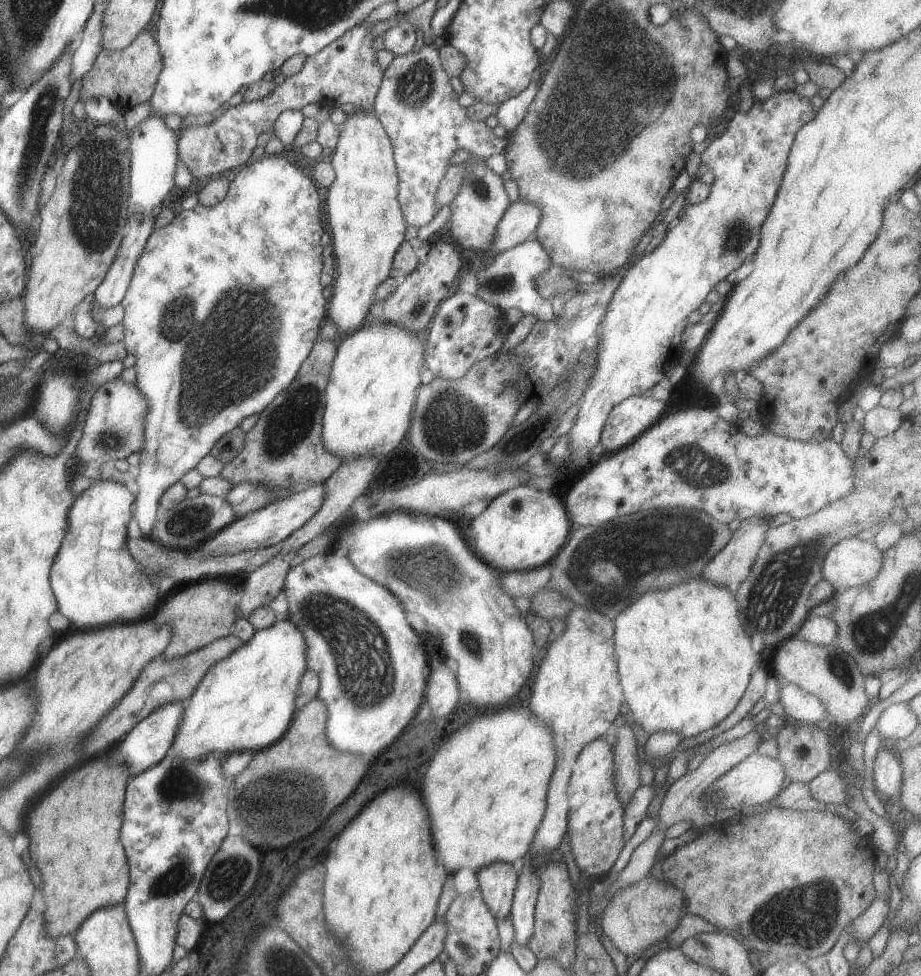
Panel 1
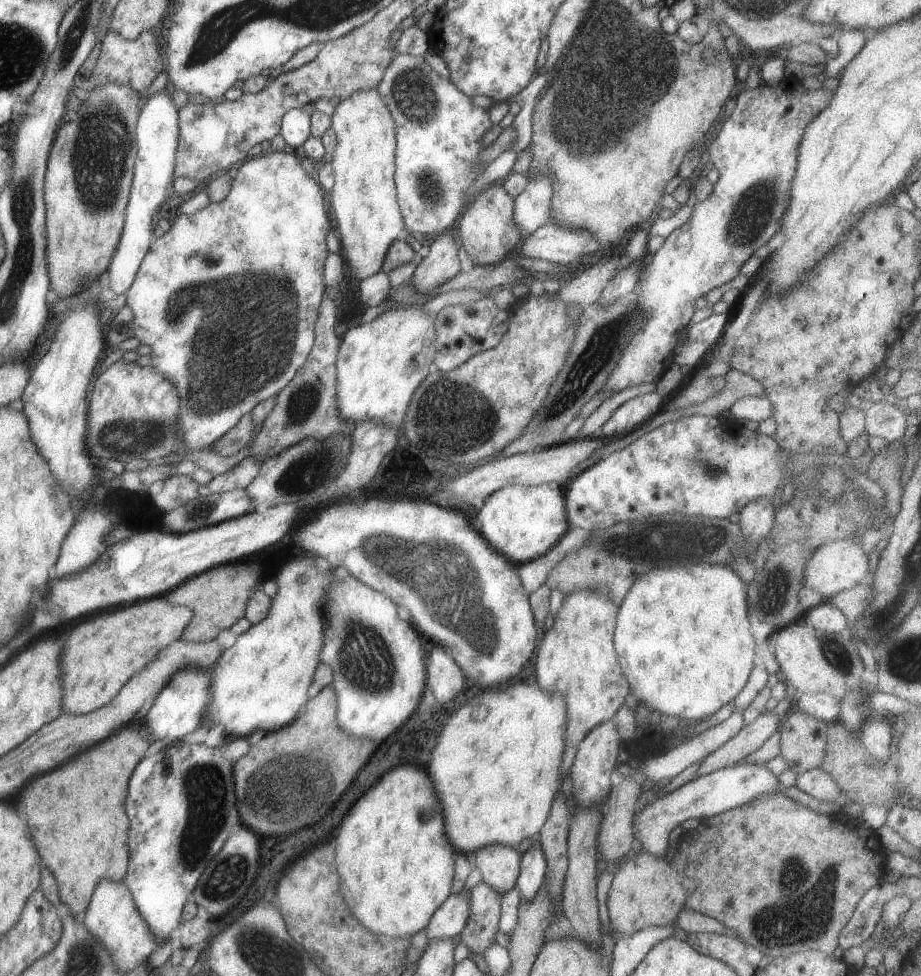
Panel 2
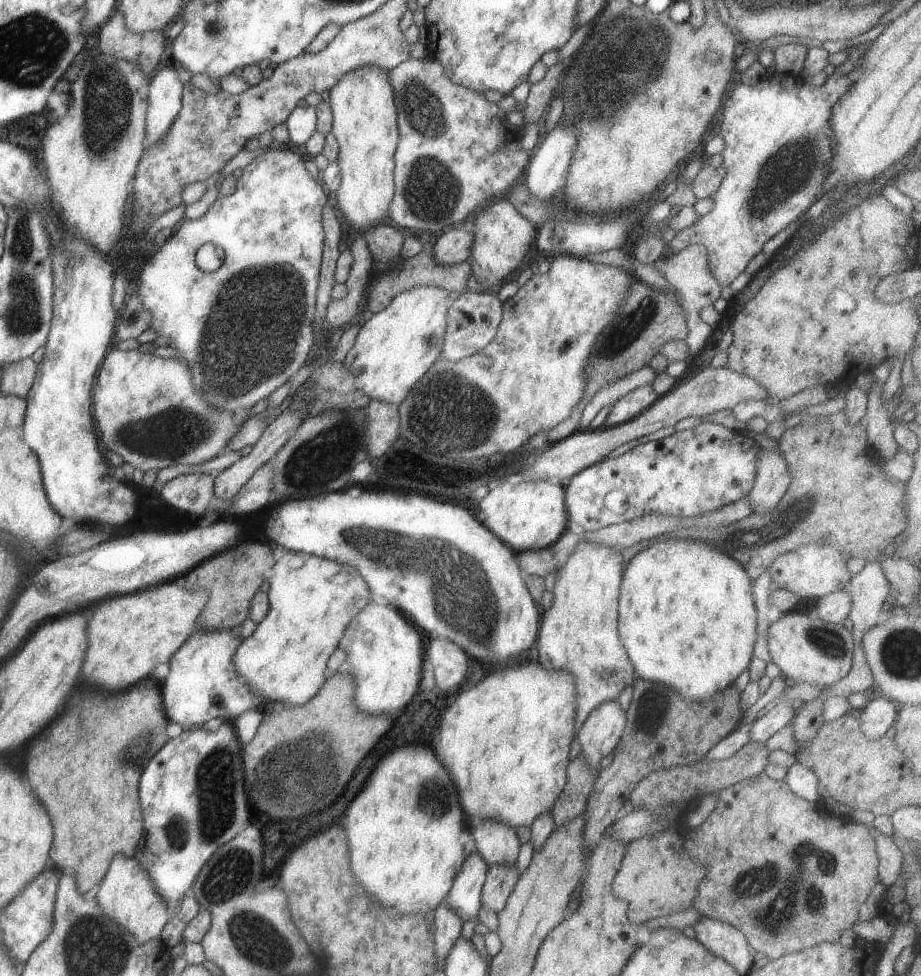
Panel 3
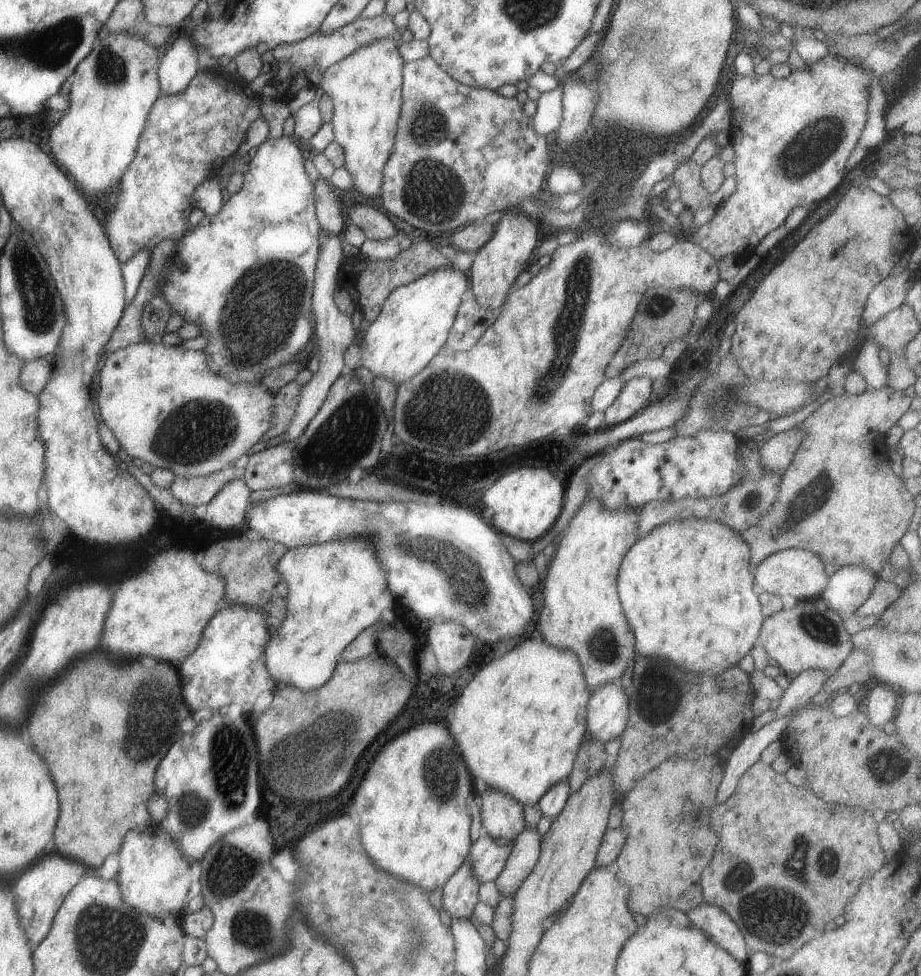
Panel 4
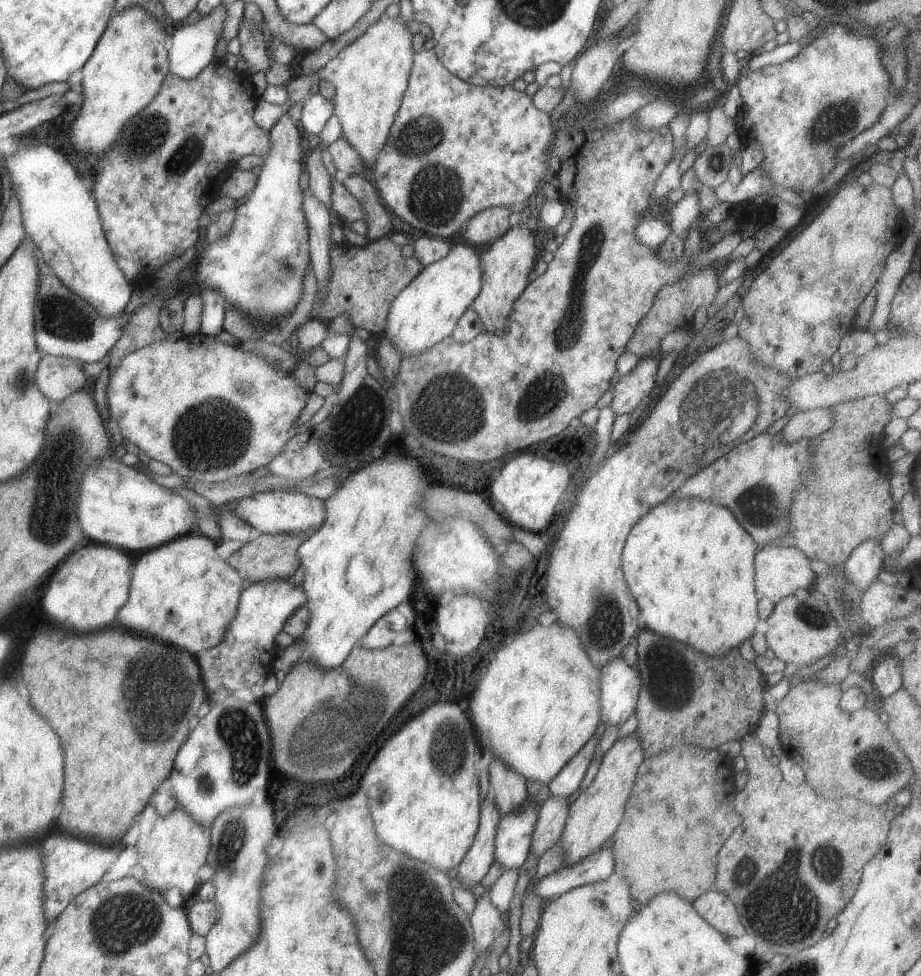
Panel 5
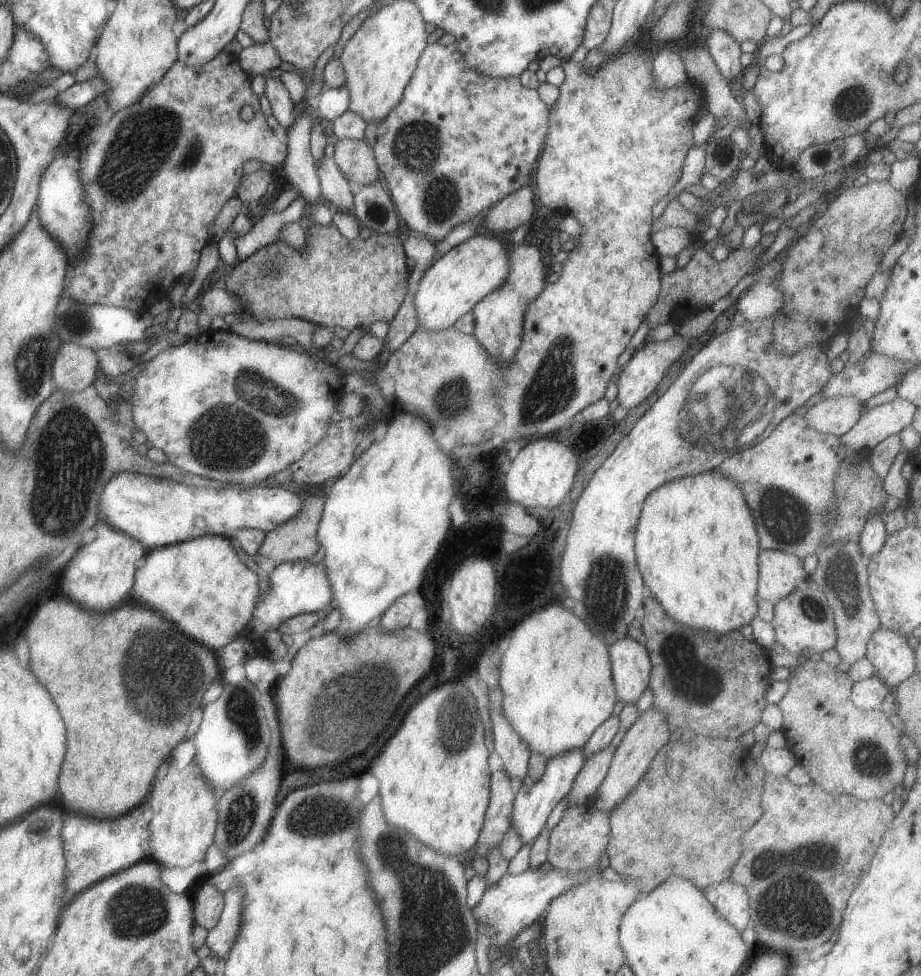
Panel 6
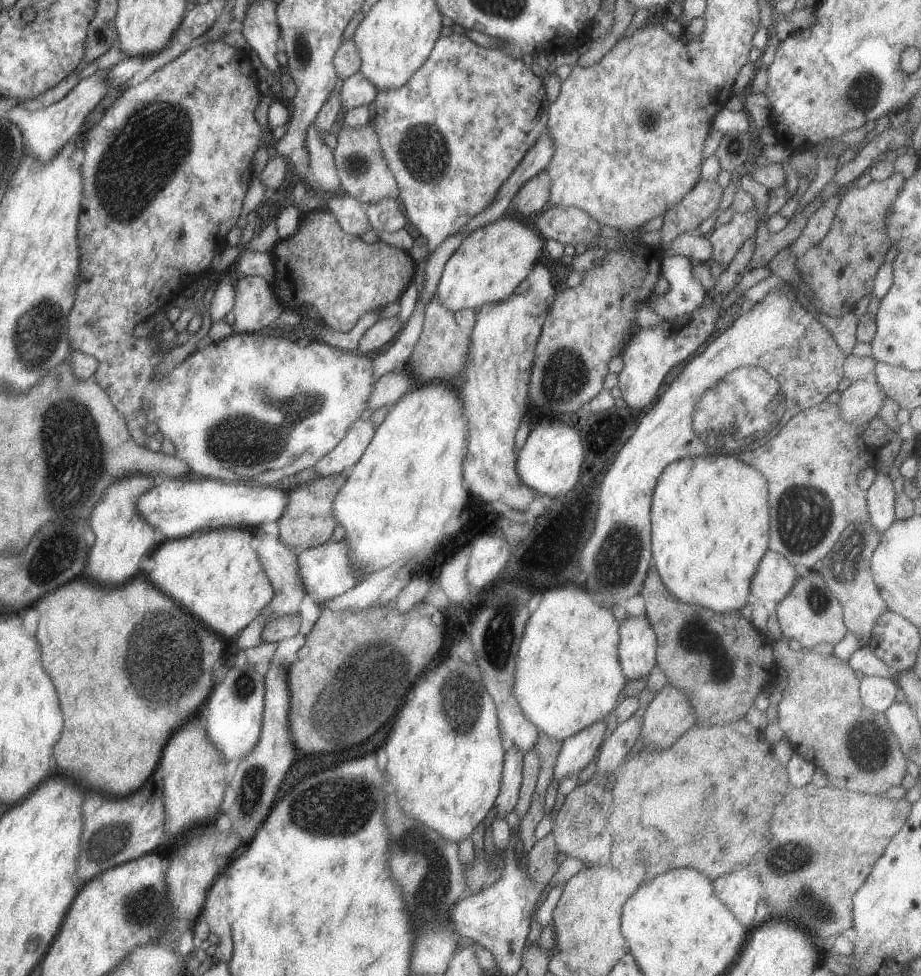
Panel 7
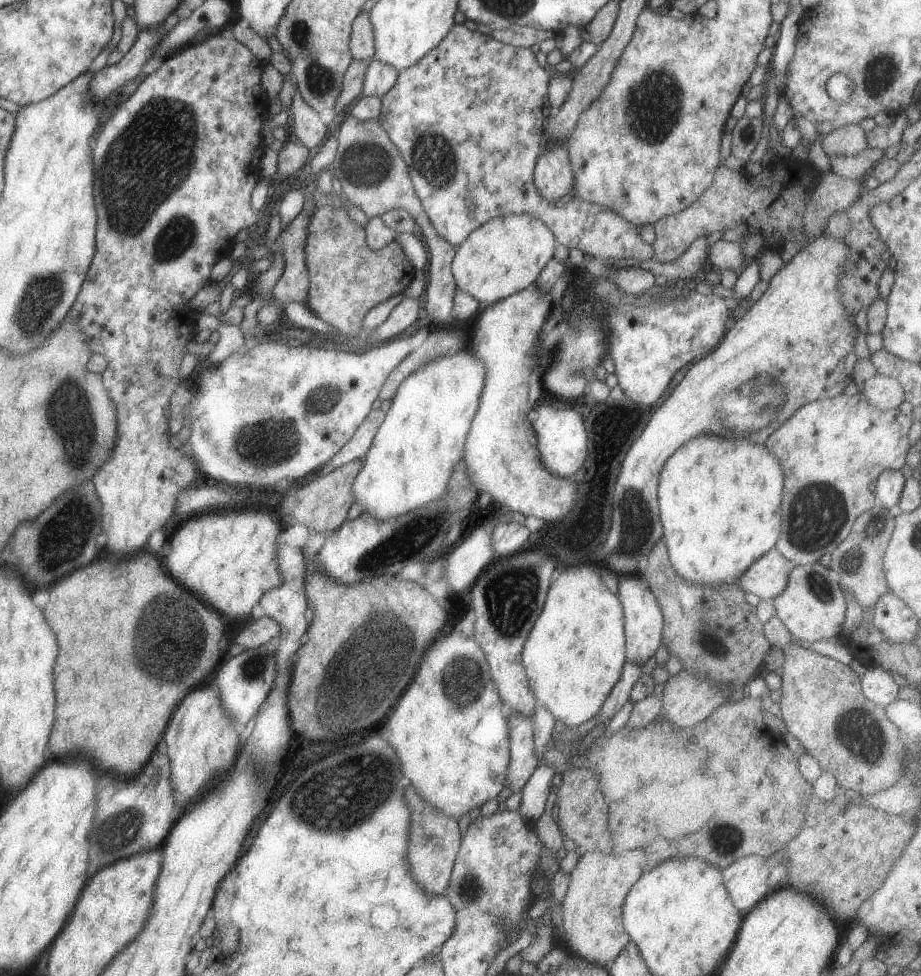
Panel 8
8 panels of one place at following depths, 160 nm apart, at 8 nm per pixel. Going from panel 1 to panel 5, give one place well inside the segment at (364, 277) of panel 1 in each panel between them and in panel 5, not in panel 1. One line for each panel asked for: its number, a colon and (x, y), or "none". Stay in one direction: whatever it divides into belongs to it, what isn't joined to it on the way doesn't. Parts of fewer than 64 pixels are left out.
2: (363, 200)
3: (363, 103)
4: (366, 87)
5: (370, 76)

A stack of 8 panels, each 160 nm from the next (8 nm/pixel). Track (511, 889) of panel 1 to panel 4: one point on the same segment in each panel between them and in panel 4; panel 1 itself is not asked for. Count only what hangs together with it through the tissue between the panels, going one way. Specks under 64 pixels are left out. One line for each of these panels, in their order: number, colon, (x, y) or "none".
2: (500, 865)
3: (497, 842)
4: (503, 817)

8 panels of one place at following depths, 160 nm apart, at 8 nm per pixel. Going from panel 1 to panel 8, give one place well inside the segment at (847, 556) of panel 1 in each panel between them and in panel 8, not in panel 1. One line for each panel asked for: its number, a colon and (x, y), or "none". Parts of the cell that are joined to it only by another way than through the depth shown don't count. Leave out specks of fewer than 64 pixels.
2: (834, 567)
3: (812, 571)
4: (795, 572)
5: (779, 571)
6: (780, 574)
7: (774, 577)
8: (767, 577)

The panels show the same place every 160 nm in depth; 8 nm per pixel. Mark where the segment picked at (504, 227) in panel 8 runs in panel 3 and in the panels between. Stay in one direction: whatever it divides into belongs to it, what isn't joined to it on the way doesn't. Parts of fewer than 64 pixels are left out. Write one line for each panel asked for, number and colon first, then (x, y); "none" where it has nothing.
3: (394, 348)
4: (413, 325)
5: (426, 311)
6: (452, 286)
7: (491, 262)

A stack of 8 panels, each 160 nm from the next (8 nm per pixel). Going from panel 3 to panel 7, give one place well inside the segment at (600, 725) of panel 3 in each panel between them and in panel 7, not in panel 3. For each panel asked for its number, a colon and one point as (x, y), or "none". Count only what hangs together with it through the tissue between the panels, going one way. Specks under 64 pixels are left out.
4: (608, 710)
5: (620, 683)
6: (630, 663)
7: (637, 650)

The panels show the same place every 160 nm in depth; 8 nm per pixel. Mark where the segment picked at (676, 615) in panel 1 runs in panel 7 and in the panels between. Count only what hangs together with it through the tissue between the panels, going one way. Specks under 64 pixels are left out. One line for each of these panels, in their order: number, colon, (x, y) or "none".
2: (683, 638)
3: (687, 619)
4: (687, 588)
5: (689, 563)
6: (696, 544)
7: (710, 517)

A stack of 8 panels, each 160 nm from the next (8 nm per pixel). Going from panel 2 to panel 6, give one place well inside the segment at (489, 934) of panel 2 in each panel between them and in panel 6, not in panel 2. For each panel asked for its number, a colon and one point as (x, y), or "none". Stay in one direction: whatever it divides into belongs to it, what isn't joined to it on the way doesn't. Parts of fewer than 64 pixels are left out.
3: (501, 879)
4: (526, 850)
5: (552, 817)
6: (597, 765)

